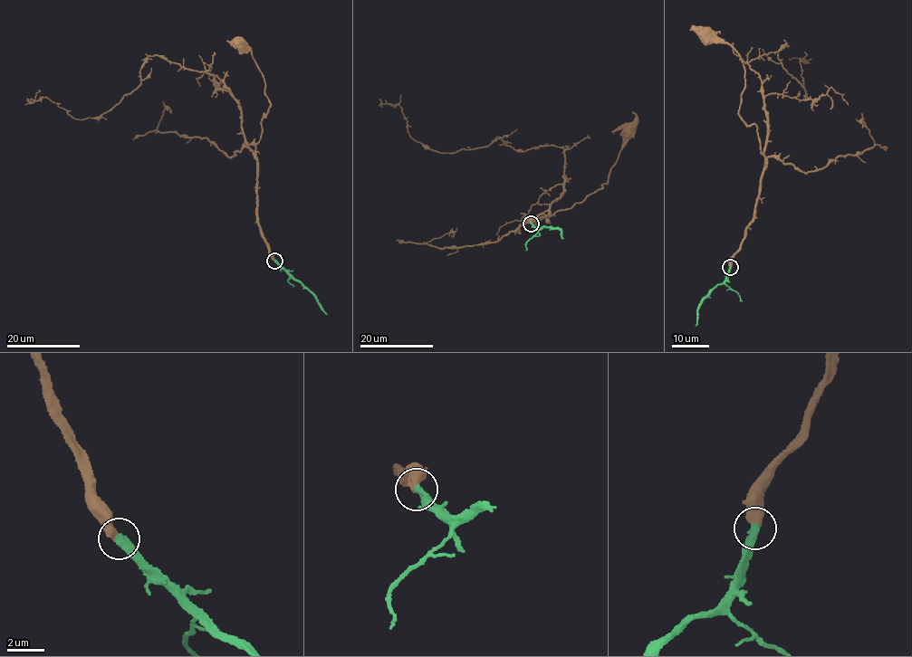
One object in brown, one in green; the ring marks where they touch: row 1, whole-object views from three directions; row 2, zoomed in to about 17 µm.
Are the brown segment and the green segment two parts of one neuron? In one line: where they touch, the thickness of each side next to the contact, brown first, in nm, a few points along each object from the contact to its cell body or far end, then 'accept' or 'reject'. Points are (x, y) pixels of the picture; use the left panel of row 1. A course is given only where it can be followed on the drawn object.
place (274, 261); calibres 500 and 420 nm; course brown (273, 260), (259, 223), (255, 189), (255, 147), (270, 101), (263, 74), (243, 45); course green (274, 261), (308, 288), (327, 314); accept

